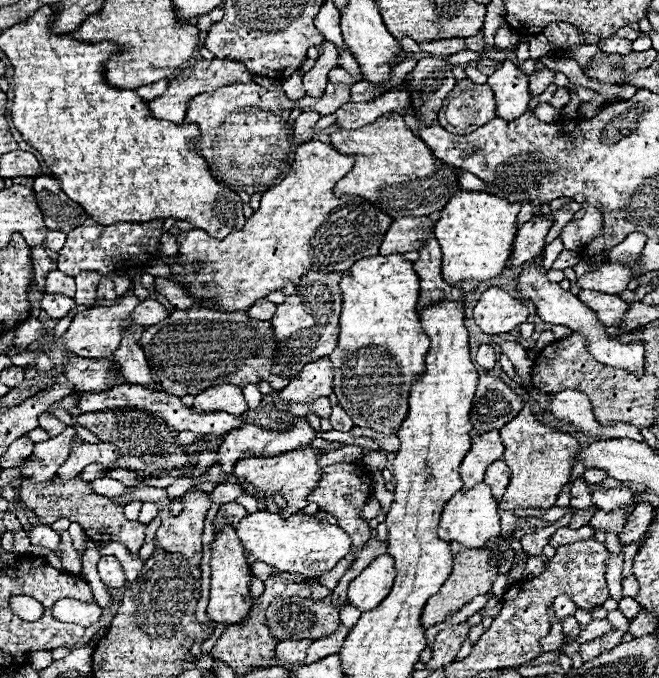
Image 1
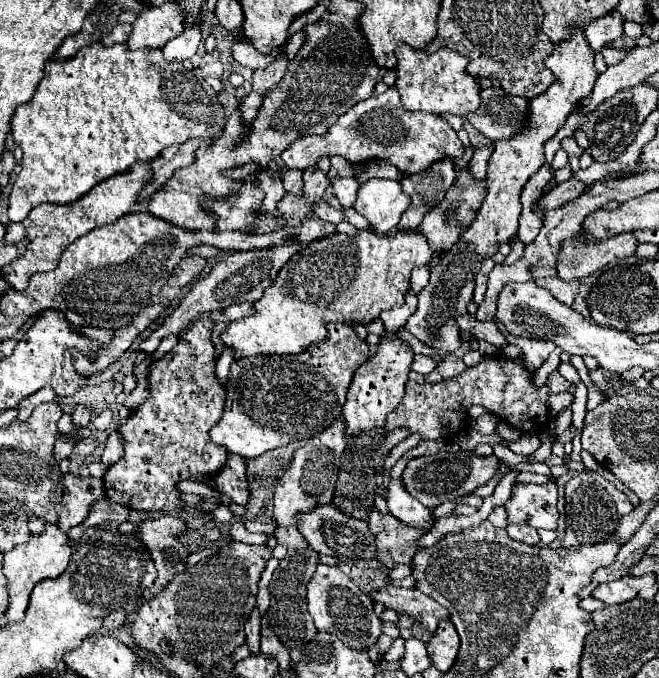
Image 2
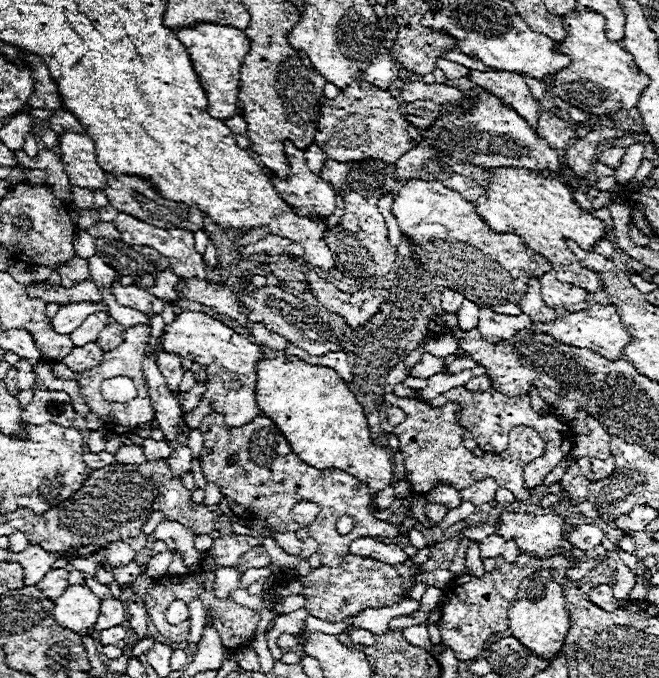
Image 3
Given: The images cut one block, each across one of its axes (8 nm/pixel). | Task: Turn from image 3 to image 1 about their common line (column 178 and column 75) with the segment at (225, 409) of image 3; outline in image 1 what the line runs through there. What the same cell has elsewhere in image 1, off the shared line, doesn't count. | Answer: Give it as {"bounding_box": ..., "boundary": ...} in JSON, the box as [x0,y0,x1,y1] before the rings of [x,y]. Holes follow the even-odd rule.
{"bounding_box":[62,296,140,358],"boundary":[[[126,296],[126,298],[122,298],[120,304],[96,306],[96,308],[78,312],[66,330],[66,338],[62,336],[62,344],[68,350],[68,354],[82,356],[82,358],[110,358],[122,340],[122,326],[120,324],[122,324],[122,320],[126,320],[130,324],[130,310],[138,302],[140,302],[138,296]]]}

